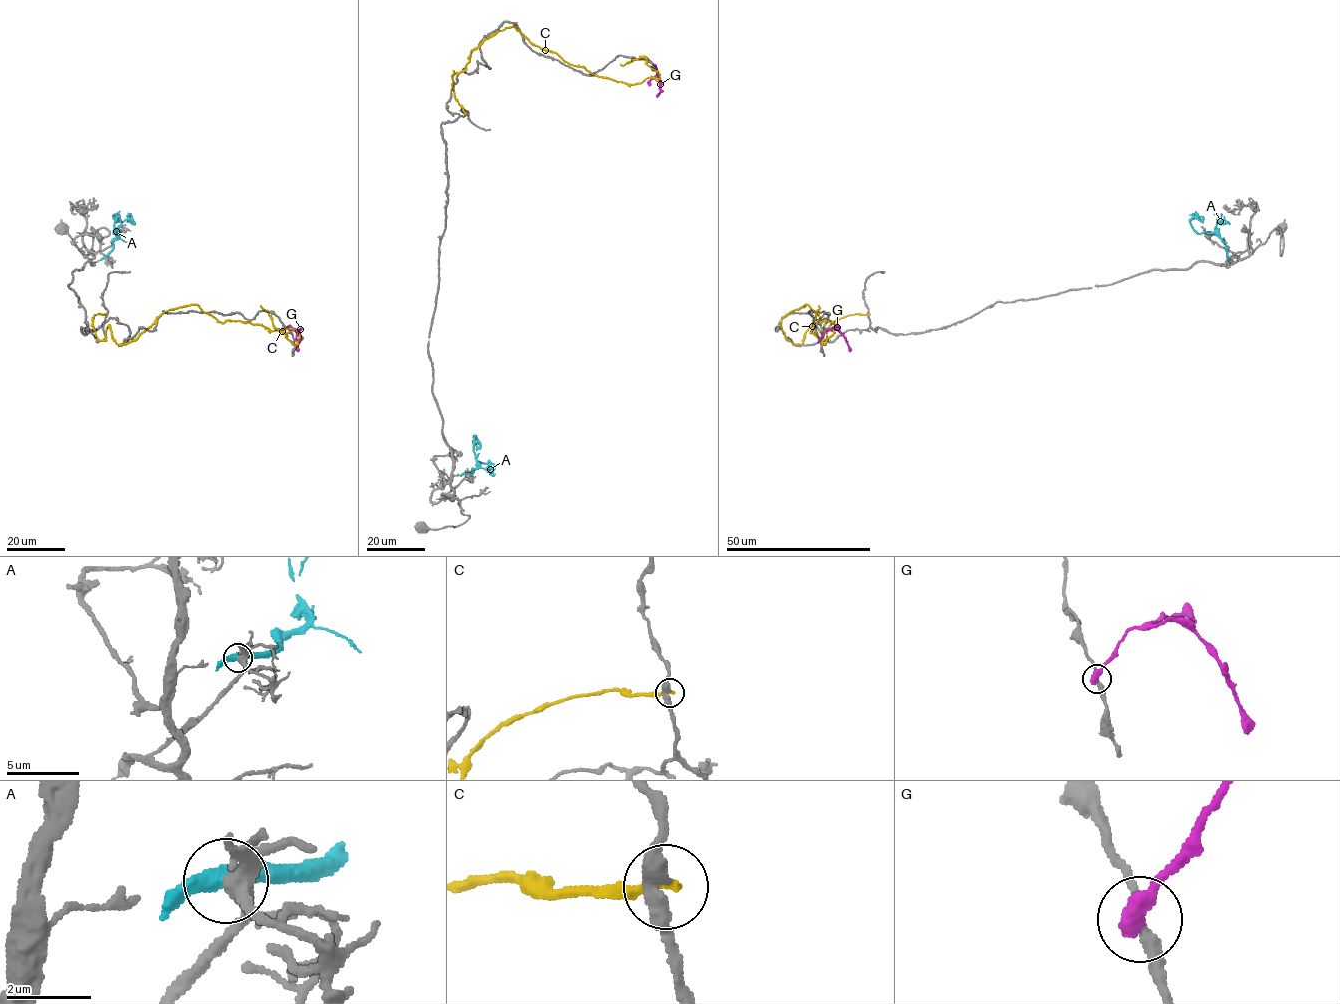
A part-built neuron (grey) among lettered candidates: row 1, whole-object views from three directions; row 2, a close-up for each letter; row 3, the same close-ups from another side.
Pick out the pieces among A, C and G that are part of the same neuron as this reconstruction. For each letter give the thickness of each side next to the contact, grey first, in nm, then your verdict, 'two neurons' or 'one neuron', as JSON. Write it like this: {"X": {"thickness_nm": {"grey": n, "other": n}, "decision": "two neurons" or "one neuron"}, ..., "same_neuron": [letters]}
{"A": {"thickness_nm": {"grey": 340, "other": 360}, "decision": "two neurons"}, "C": {"thickness_nm": {"grey": 360, "other": 280}, "decision": "two neurons"}, "G": {"thickness_nm": {"grey": 240, "other": 480}, "decision": "two neurons"}, "same_neuron": []}

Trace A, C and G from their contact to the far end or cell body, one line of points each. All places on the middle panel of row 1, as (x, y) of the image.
A: (465, 474), (478, 466), (474, 436), (480, 446), (476, 450)
C: (465, 114), (452, 76), (506, 28), (598, 76), (659, 79), (646, 57), (620, 64)
G: (654, 66), (661, 90), (657, 96)

